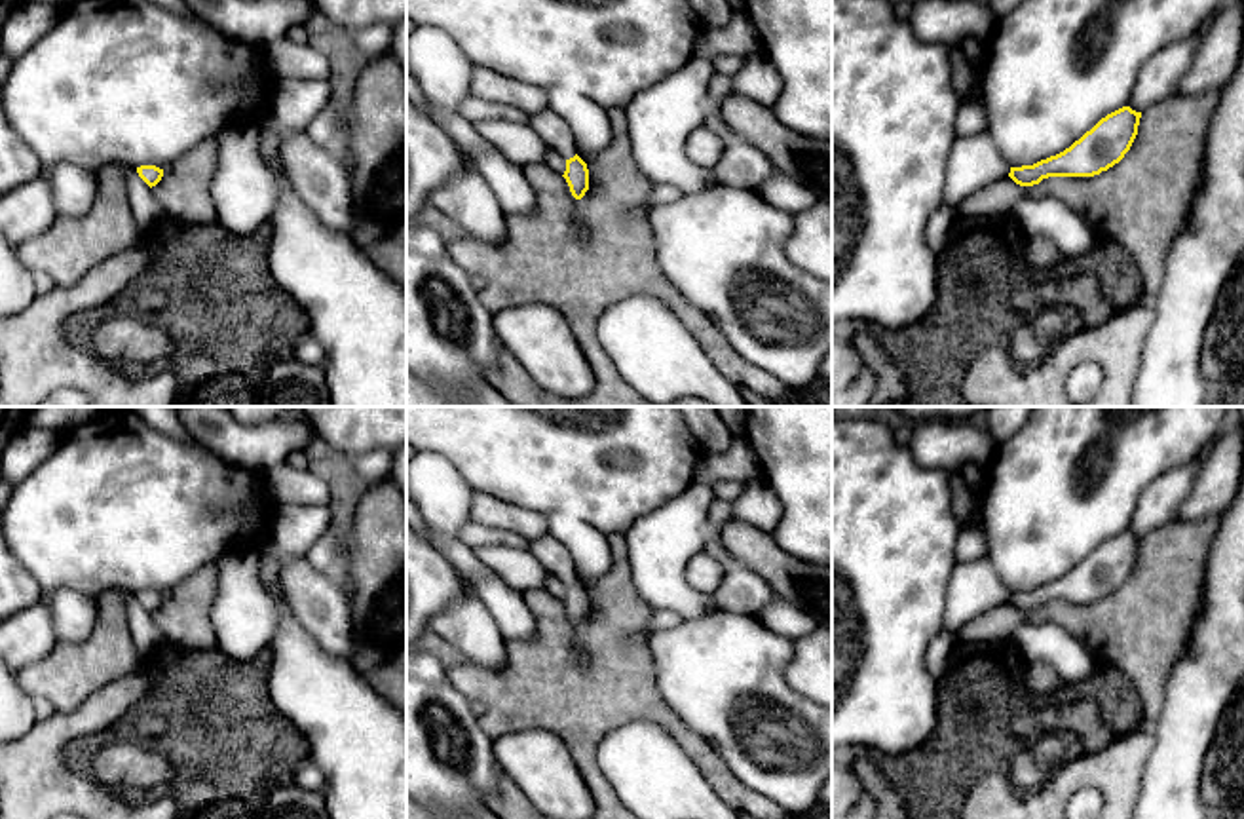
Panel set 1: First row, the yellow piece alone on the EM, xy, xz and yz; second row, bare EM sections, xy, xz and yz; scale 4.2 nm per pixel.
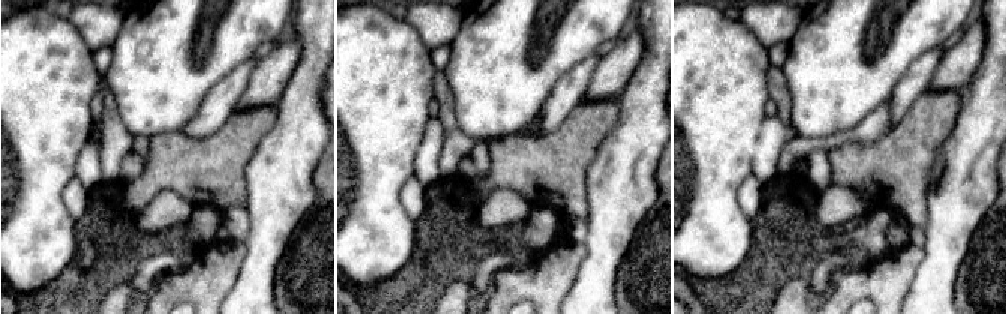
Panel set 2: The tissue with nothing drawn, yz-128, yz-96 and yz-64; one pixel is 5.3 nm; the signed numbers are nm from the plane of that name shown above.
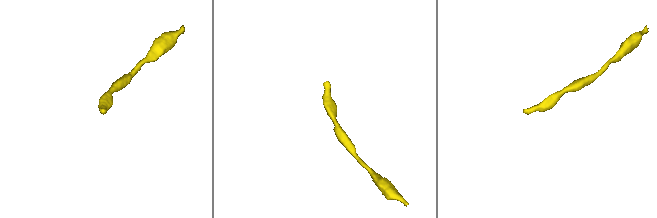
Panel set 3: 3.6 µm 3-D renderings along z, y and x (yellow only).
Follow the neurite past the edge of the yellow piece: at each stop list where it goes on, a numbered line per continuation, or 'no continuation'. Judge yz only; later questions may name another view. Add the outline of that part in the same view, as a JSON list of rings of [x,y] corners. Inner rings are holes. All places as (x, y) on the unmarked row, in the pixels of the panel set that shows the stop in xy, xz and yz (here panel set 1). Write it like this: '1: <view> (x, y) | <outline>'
no continuation

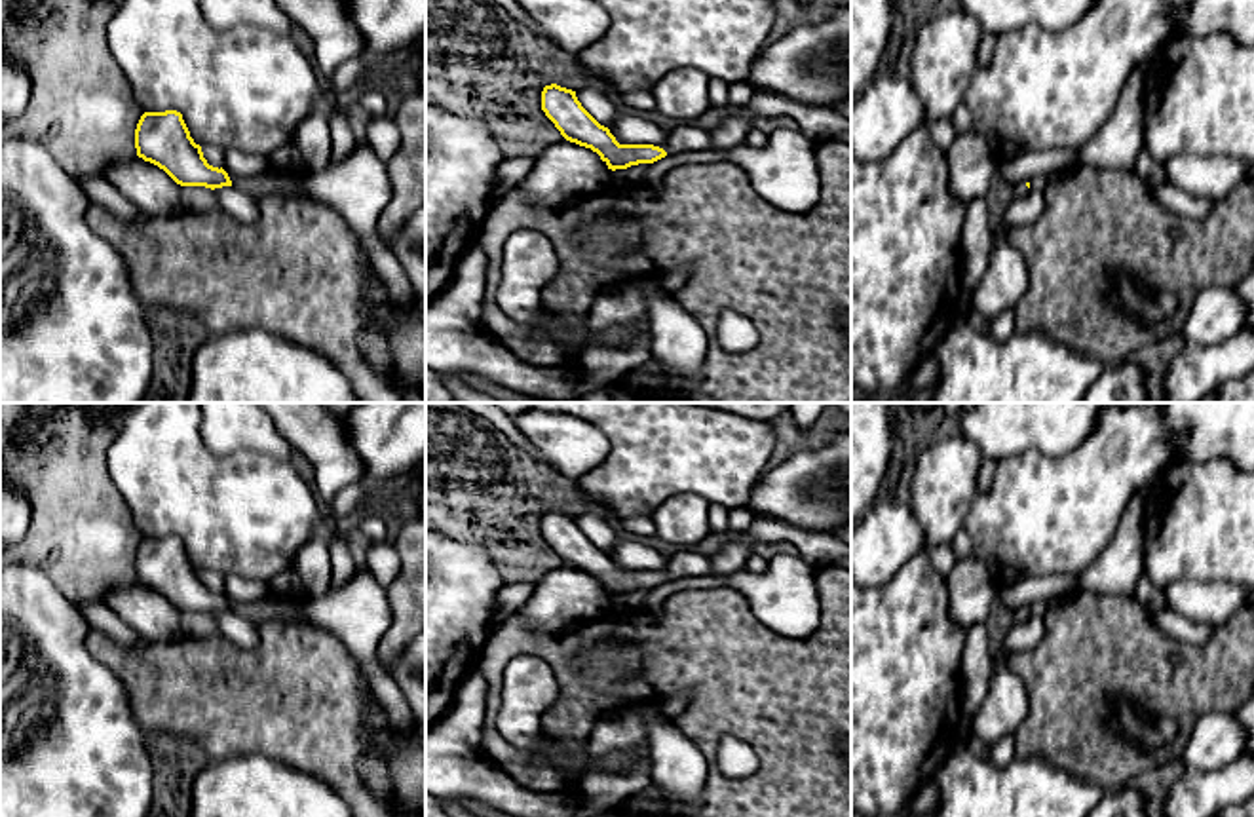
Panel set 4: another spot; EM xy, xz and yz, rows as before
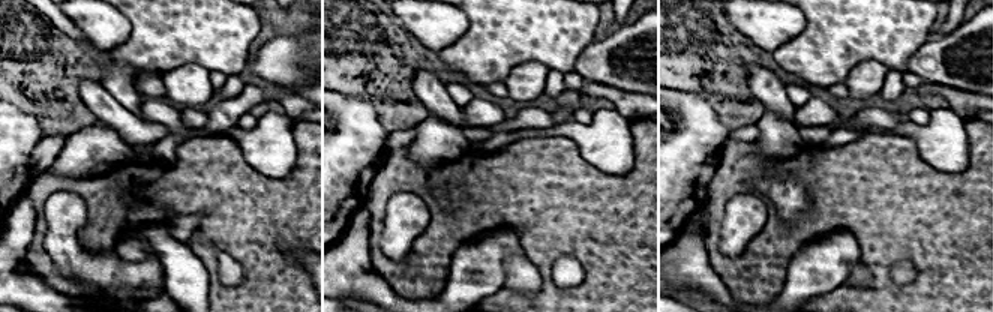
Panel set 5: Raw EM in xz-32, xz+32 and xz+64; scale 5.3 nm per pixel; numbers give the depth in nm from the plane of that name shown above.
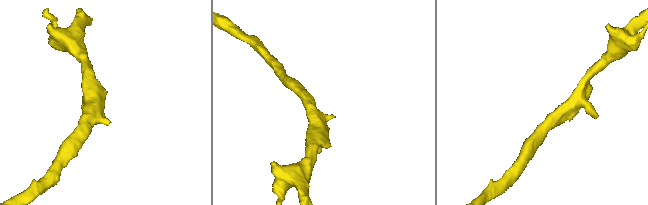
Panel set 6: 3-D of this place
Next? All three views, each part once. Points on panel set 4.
1: xz (686, 563) | [[[692,547],[678,549],[661,572],[667,580],[697,578],[711,574],[711,559]]]

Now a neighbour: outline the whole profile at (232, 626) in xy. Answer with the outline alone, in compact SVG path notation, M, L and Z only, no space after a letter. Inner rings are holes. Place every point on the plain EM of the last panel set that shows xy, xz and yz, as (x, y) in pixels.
M222 612L213 616L218 633L230 638L239 648L255 648L258 644L256 625L236 612Z

